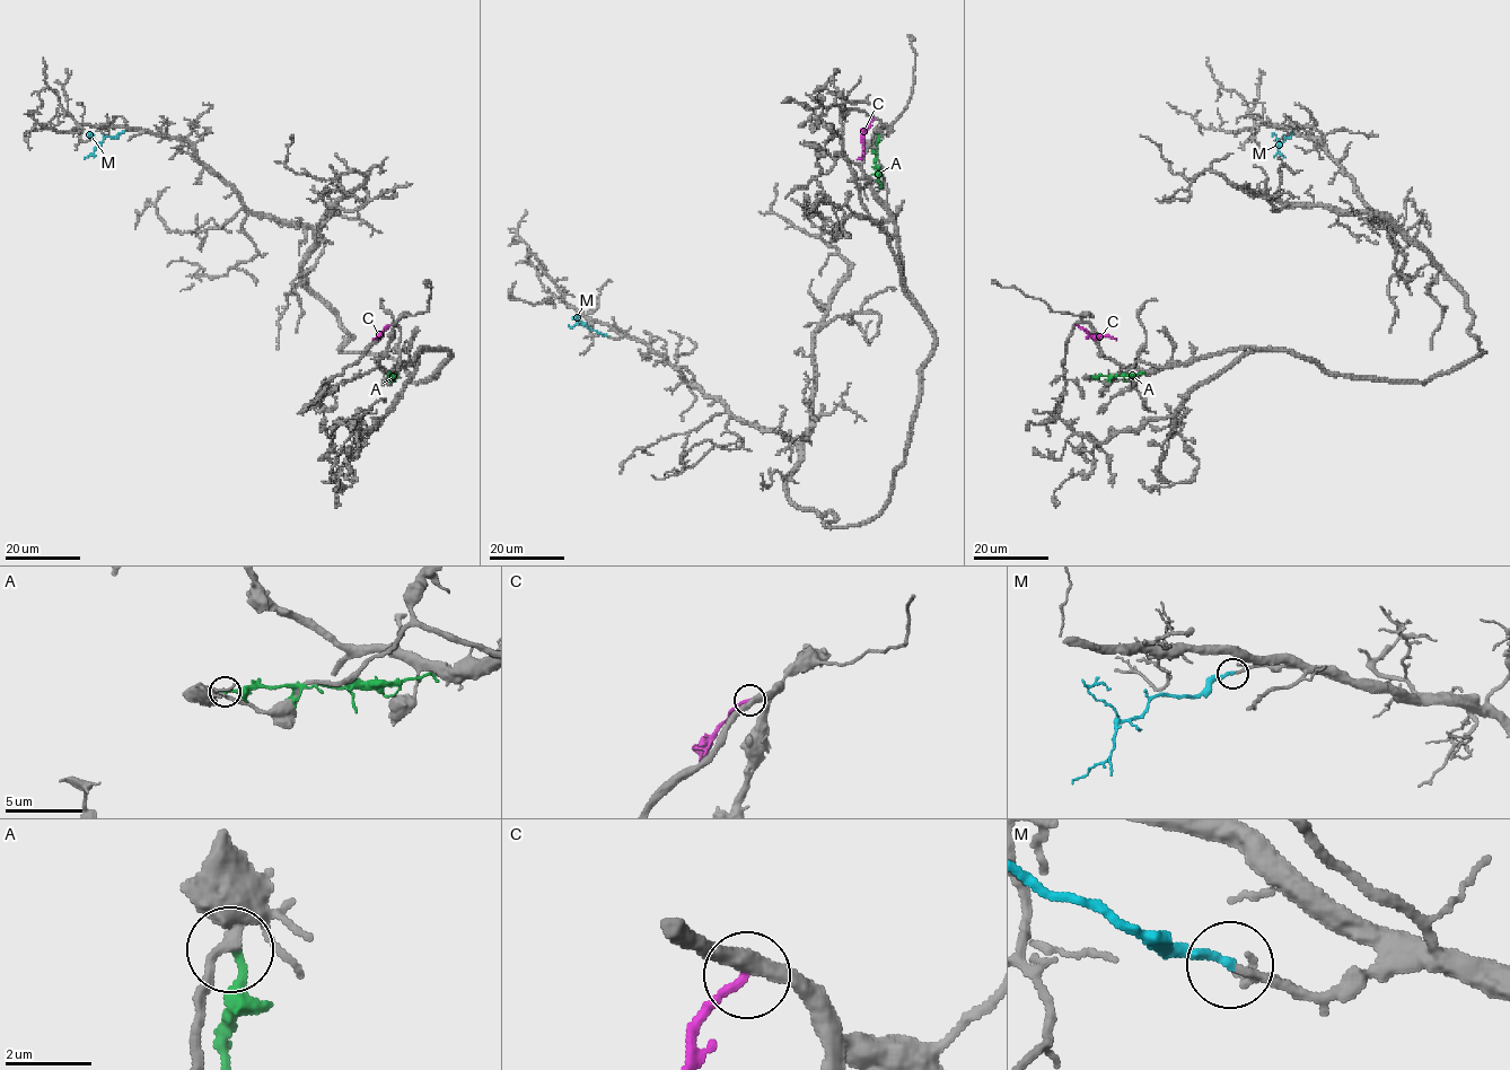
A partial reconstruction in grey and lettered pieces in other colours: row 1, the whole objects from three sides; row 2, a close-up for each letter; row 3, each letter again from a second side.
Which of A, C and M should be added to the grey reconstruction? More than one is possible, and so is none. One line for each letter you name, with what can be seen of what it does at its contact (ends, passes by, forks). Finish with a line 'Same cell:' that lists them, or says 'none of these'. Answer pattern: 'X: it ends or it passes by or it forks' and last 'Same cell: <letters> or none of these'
M: it ends
Same cell: M

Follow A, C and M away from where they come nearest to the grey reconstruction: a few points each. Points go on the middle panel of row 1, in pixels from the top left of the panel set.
A: (878, 136), (874, 161), (879, 187)
C: (874, 119), (863, 133), (863, 154), (856, 159)
M: (608, 336), (578, 321), (572, 327), (569, 325)

